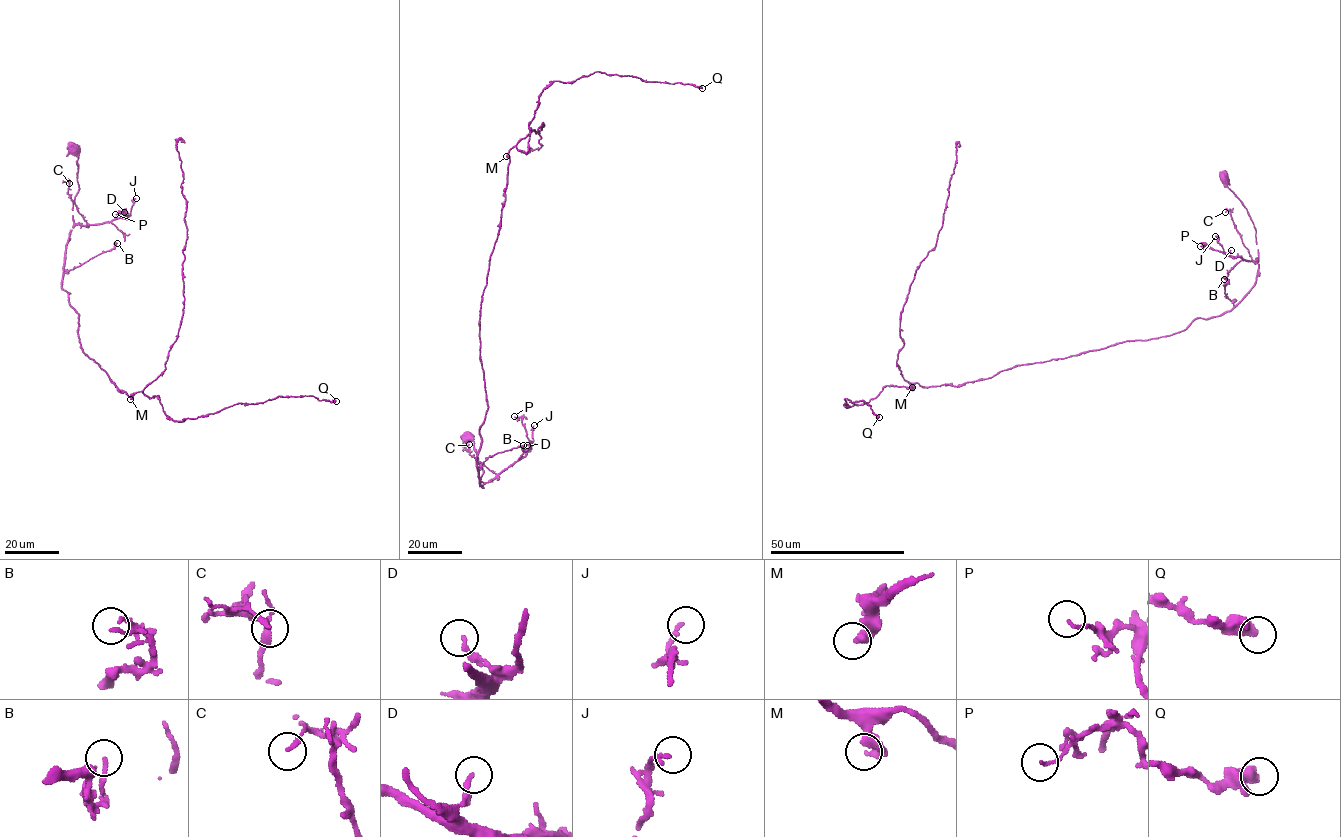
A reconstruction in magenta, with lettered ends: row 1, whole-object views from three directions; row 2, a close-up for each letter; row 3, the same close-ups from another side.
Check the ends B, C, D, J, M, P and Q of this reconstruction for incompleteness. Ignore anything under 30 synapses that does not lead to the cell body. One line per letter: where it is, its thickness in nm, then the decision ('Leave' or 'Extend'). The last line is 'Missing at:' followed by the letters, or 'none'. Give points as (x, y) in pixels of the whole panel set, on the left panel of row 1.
B: Place: (117, 243). Thickness 150 nm. Leave
C: Place: (69, 183). Thickness 180 nm. Leave
D: Place: (124, 212). Thickness 200 nm. Leave
J: Place: (136, 198). Thickness 180 nm. Leave
M: Place: (130, 399). Thickness 280 nm. Leave
P: Place: (115, 214). Thickness 120 nm. Leave
Q: Place: (336, 401). Thickness 500 nm. Leave
Missing at: none

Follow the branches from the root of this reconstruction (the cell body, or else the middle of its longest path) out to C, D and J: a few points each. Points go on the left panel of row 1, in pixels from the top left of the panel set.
C: (74, 149), (78, 157), (78, 186), (72, 219), (85, 225), (68, 193), (66, 181), (69, 183)
D: (74, 149), (78, 157), (78, 186), (73, 221), (83, 225), (96, 225), (124, 218), (127, 215), (124, 212)
J: (74, 149), (78, 157), (78, 192), (72, 209), (75, 223), (96, 225), (126, 218), (136, 198)

